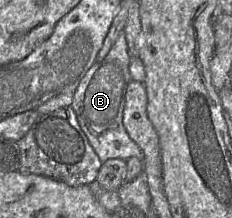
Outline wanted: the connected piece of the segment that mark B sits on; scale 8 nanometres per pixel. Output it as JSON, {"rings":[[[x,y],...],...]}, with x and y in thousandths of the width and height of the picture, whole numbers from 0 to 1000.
{"rings":[[[526,147],[461,257],[414,280],[345,372],[306,477],[341,573],[440,752],[466,729],[621,729],[603,674],[556,628],[530,573],[530,509],[552,385],[569,367],[556,294],[565,252],[539,151]]]}

